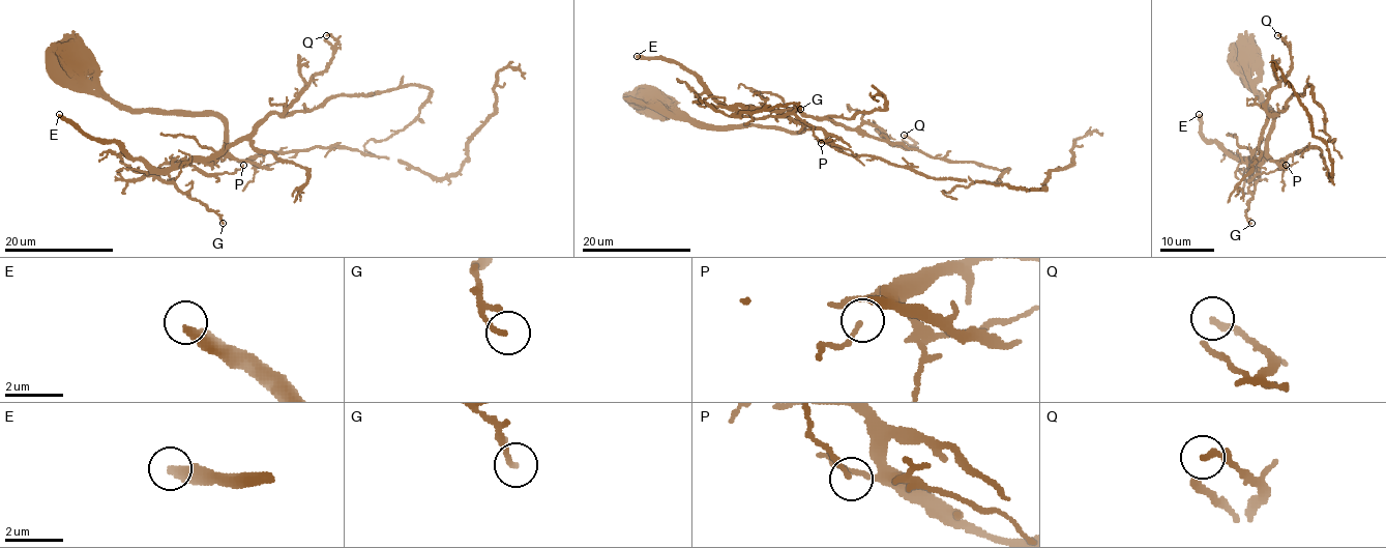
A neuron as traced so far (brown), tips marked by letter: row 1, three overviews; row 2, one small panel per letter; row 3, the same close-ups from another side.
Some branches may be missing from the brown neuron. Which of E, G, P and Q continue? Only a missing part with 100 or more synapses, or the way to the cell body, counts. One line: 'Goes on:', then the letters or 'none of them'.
Goes on: E

